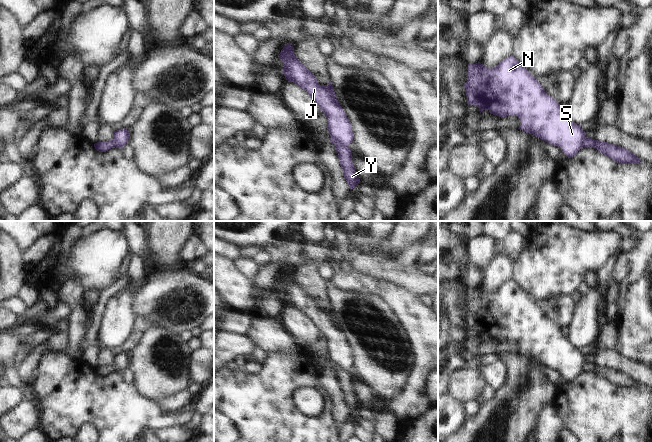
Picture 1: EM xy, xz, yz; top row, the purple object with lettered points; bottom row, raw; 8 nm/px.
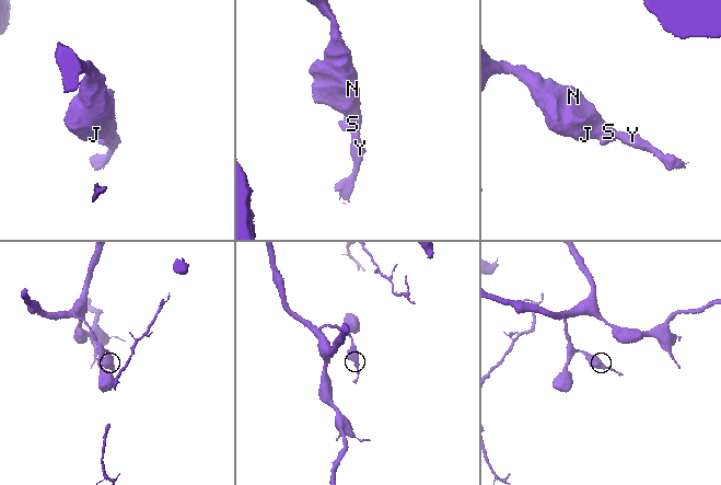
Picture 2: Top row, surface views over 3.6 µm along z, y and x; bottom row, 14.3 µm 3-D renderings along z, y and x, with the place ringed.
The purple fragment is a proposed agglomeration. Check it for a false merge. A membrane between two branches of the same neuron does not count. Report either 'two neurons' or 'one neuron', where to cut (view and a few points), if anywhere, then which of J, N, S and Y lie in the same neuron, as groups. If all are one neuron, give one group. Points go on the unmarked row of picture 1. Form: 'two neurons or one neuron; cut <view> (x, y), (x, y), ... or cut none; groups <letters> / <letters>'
two neurons; cut xz (331, 360), (347, 371); groups J N S / Y

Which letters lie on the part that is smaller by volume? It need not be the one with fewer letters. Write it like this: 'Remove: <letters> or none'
Remove: Y

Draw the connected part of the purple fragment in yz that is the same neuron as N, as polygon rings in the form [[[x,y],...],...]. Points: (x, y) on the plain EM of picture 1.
[[[514,280],[505,282],[491,293],[480,286],[469,288],[468,305],[464,311],[467,328],[477,330],[480,337],[488,334],[499,341],[517,340],[521,345],[518,353],[560,371],[568,382],[572,382],[583,372],[586,359],[581,350],[563,337],[561,329],[545,316],[536,301],[527,295]]]

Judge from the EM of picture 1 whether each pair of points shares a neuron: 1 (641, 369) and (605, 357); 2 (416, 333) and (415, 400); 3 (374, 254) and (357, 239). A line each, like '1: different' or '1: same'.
1: same
2: same
3: different

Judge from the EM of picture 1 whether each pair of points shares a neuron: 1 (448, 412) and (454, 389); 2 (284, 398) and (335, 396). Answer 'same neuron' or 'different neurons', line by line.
1: different neurons
2: different neurons

